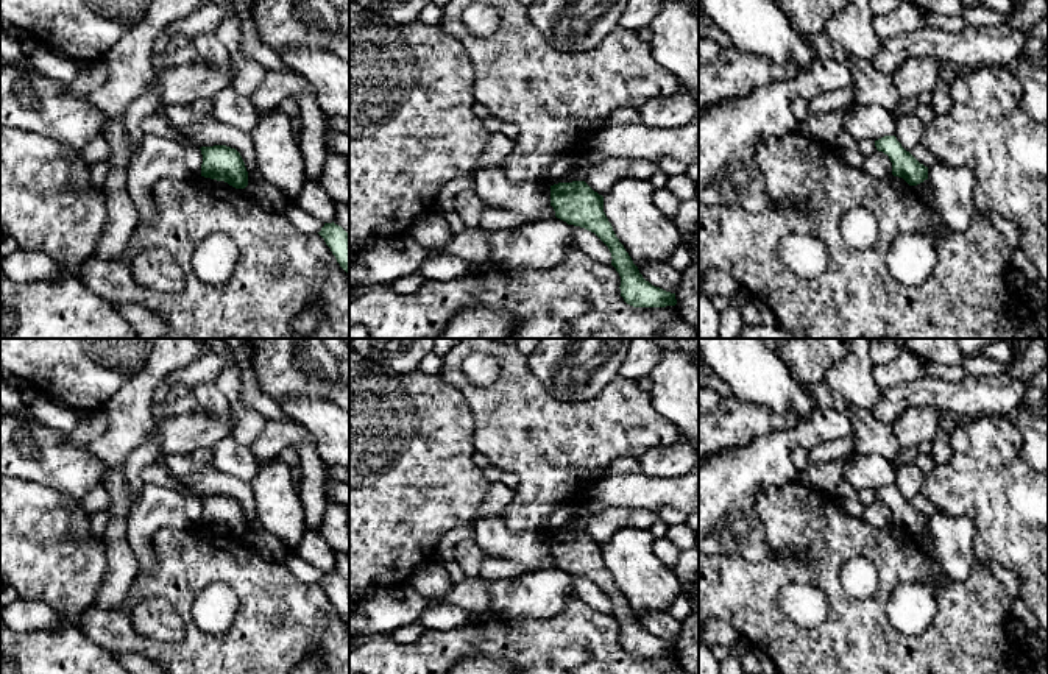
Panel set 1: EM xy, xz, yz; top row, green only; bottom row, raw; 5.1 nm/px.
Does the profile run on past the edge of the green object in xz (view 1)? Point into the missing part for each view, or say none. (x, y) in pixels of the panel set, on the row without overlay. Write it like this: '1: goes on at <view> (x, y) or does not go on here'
1: does not go on here

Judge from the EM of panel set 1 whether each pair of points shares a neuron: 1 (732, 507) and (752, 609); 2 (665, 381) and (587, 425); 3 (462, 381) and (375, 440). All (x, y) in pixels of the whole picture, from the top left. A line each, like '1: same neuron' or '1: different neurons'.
1: different neurons
2: different neurons
3: different neurons

